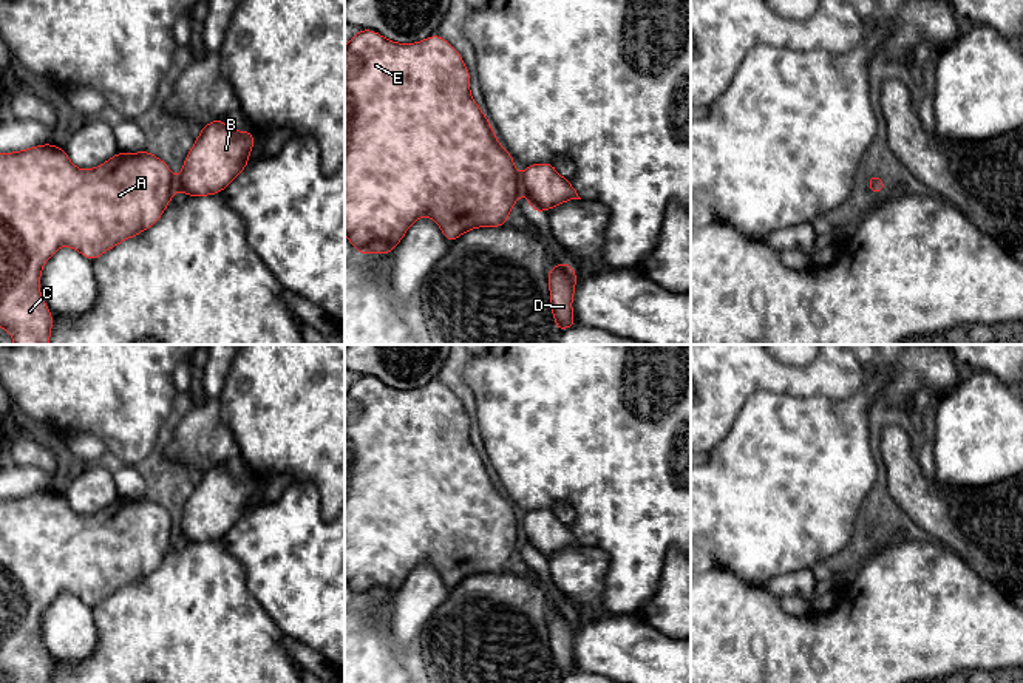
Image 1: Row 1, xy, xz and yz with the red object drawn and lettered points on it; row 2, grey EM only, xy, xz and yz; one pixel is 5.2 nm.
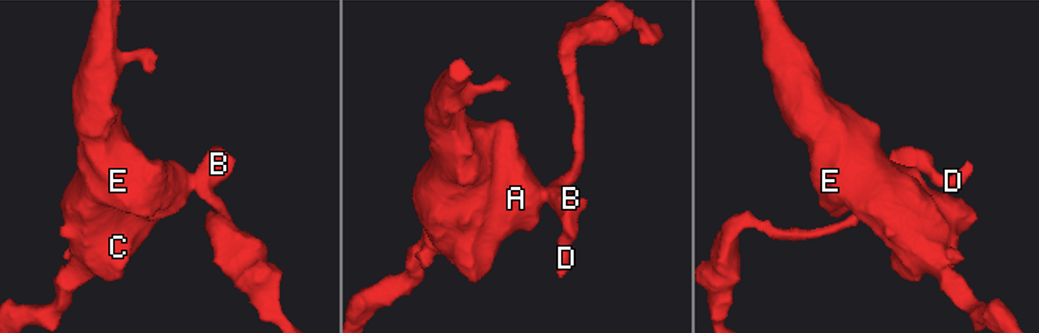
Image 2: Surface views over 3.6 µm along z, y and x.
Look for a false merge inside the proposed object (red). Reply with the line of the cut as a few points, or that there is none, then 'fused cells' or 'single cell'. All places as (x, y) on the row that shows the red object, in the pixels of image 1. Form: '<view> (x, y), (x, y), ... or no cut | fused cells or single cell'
xz (519, 178), (523, 190) | fused cells

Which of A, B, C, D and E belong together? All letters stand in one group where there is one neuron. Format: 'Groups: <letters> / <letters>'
Groups: A C E / B D

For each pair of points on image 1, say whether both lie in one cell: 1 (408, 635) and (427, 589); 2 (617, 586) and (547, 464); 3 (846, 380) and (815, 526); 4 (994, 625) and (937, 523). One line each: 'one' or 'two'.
1: one
2: one
3: two
4: two

